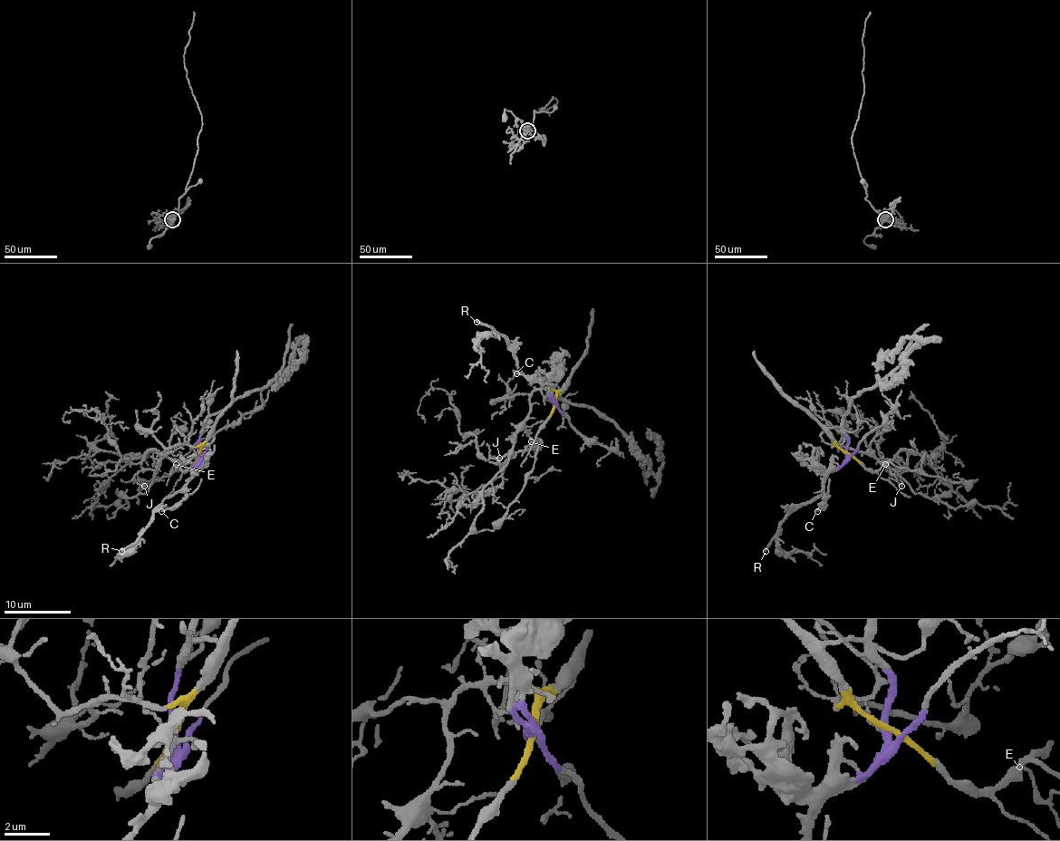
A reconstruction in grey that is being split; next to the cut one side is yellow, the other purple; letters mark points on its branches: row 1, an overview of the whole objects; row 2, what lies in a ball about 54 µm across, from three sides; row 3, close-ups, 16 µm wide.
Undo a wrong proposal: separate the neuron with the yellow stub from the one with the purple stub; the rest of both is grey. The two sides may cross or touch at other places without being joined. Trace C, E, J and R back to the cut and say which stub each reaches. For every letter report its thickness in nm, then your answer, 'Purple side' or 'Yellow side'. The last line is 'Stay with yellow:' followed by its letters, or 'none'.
C: Thickness 190 nm. Purple side
E: Thickness 110 nm. Yellow side
J: Thickness 150 nm. Yellow side
R: Thickness 240 nm. Purple side
Stay with yellow: E, J

